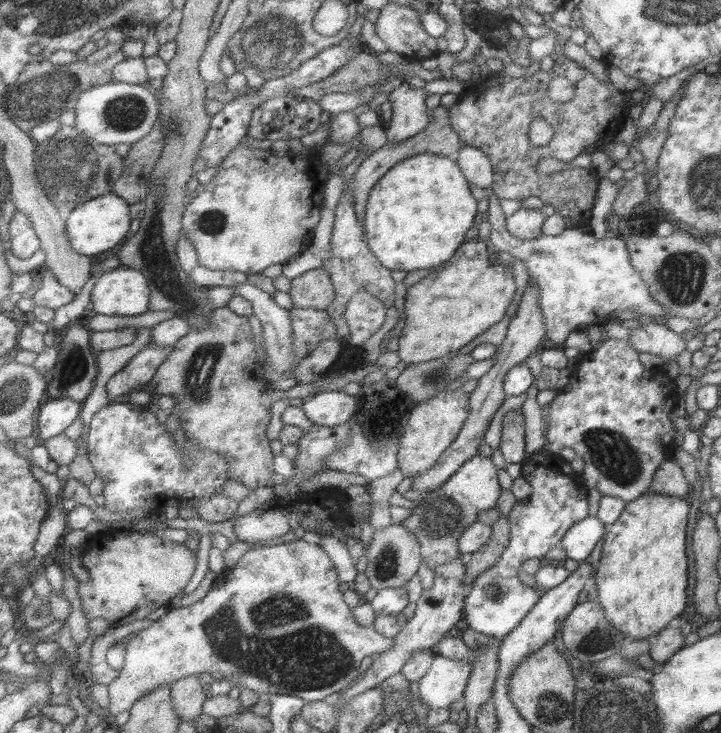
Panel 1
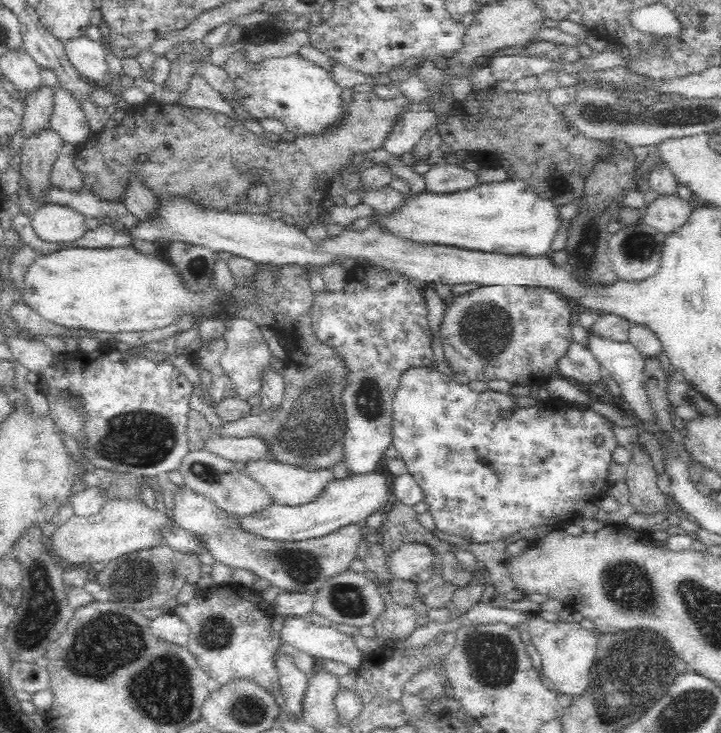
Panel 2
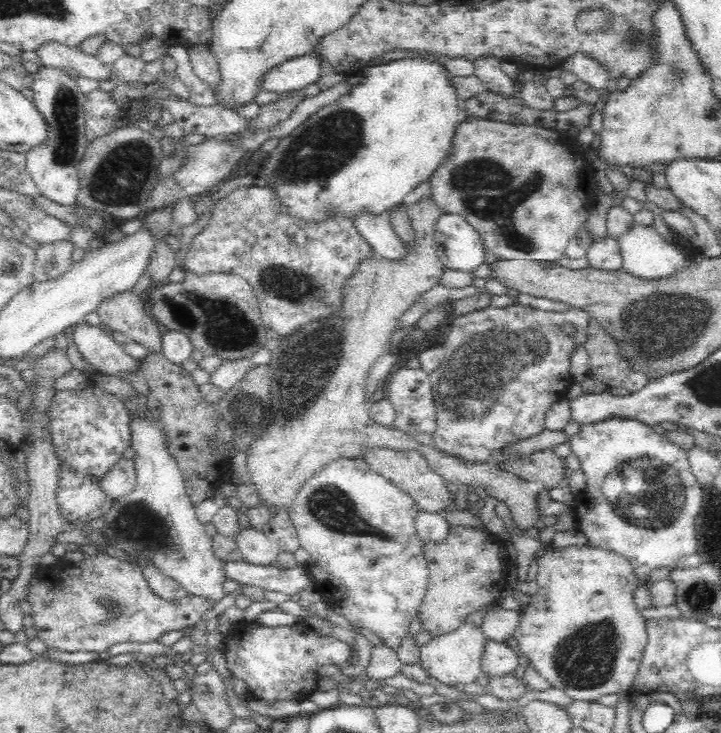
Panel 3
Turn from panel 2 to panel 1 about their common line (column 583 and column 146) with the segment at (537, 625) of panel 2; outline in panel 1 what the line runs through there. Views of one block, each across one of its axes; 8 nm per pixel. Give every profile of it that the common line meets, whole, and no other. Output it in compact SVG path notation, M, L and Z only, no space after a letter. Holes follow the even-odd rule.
M300 536L295 541L289 543L265 543L264 546L258 545L248 551L240 562L232 568L227 568L222 574L218 575L218 579L214 587L209 593L197 603L189 607L182 608L180 606L173 607L153 626L146 628L144 631L137 633L127 641L126 664L119 678L110 684L111 707L110 712L116 716L125 710L132 710L141 699L144 699L150 692L155 692L158 688L166 684L174 685L182 678L201 674L201 672L209 672L214 680L232 681L234 685L241 688L251 689L260 695L265 693L270 696L272 694L290 694L304 698L307 702L318 702L332 696L332 694L343 693L351 689L354 684L362 678L362 662L372 654L384 653L390 650L395 644L396 639L386 637L385 634L379 632L375 626L364 627L355 616L355 610L346 600L345 591L342 590L341 573L338 570L336 562L330 553L326 551L322 544L314 544L306 542Z

